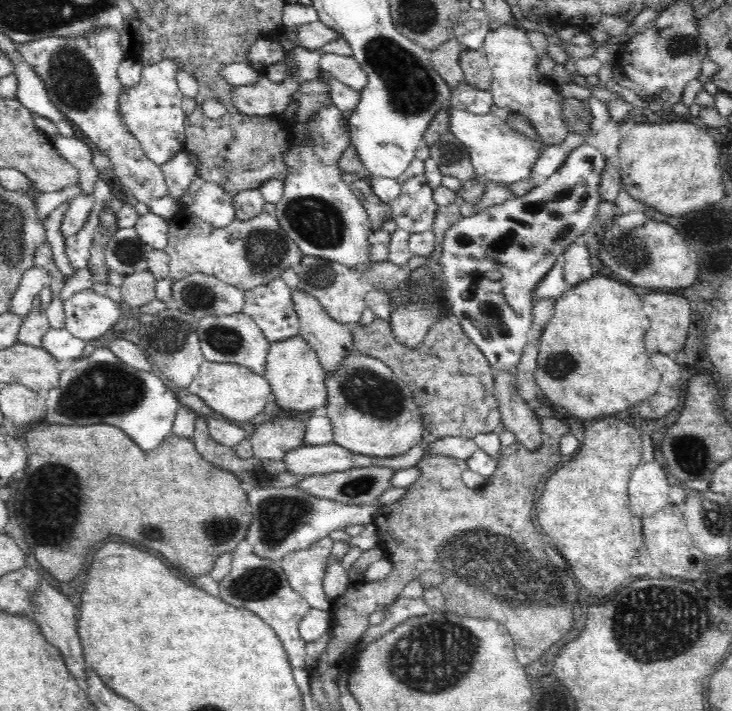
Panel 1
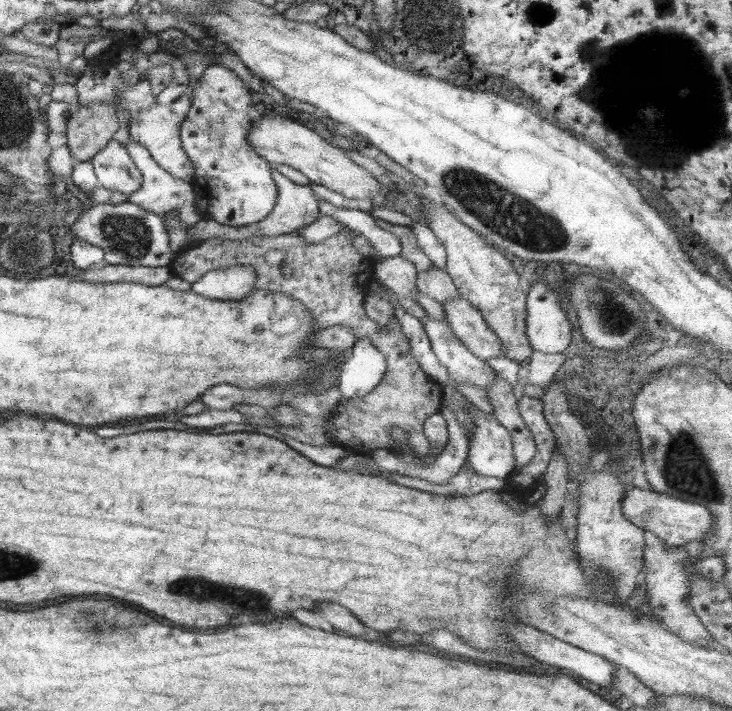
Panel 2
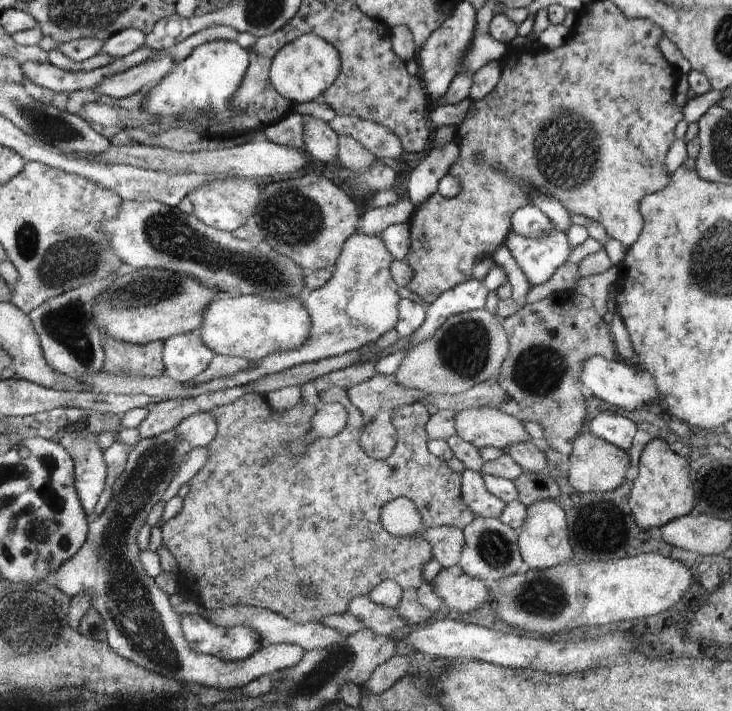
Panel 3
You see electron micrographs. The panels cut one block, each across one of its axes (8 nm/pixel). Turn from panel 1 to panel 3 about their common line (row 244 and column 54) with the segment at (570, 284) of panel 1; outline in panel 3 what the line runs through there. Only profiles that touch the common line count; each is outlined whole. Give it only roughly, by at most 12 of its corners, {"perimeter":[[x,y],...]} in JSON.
{"perimeter":[[141,438],[82,548],[49,575],[91,596],[120,656],[177,681],[242,688],[306,651],[193,651],[141,567],[138,531],[190,443]]}

